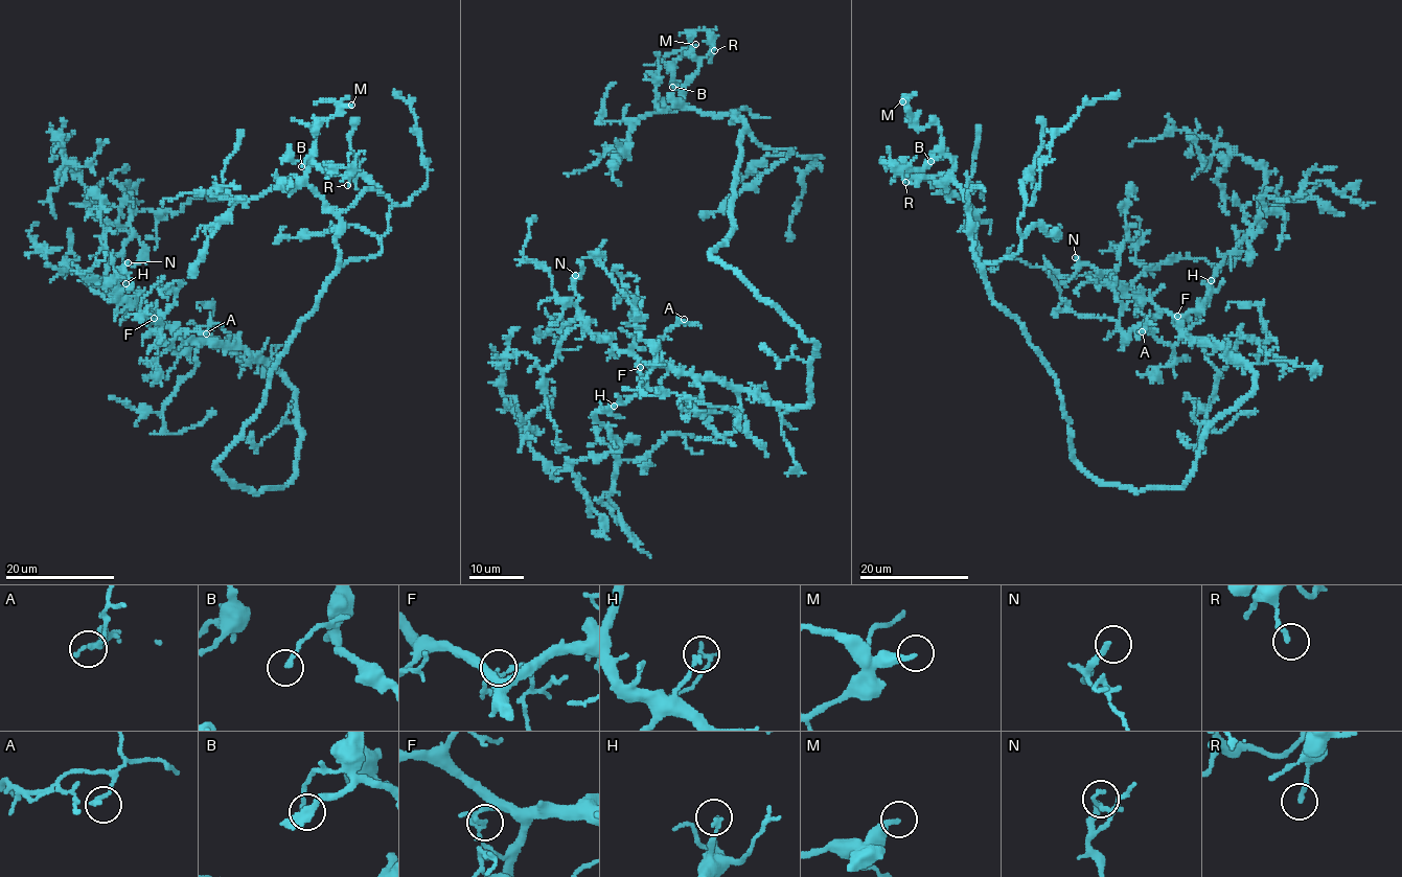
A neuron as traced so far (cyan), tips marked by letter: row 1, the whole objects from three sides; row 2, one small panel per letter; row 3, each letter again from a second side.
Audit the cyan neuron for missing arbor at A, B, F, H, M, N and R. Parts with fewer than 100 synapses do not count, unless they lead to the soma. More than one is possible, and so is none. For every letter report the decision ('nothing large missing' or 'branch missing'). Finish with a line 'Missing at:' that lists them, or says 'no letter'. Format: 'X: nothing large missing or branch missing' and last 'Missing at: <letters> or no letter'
A: nothing large missing
B: nothing large missing
F: nothing large missing
H: nothing large missing
M: nothing large missing
N: branch missing
R: nothing large missing
Missing at: N

